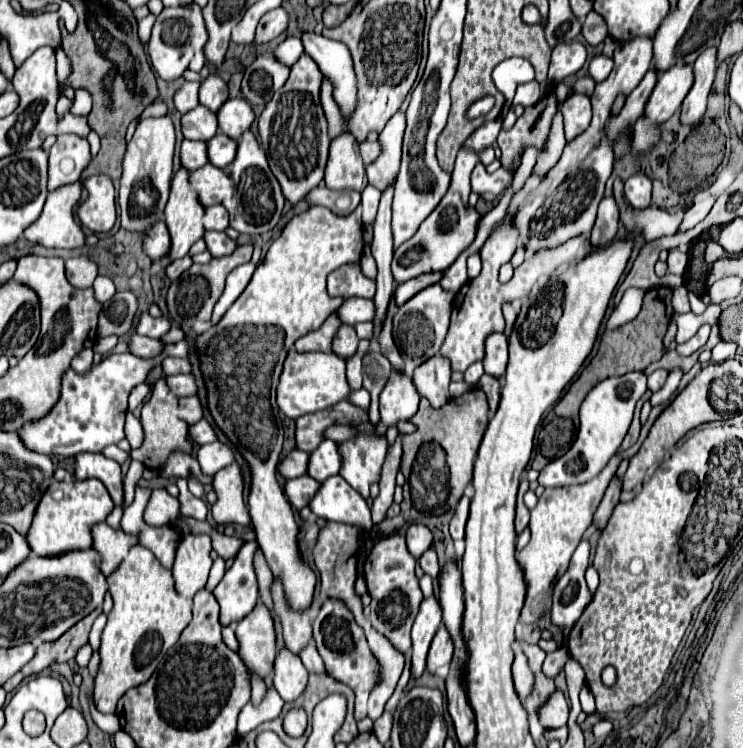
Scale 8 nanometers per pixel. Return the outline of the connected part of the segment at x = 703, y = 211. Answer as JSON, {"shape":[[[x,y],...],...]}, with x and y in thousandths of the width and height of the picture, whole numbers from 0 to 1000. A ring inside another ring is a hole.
{"shape":[[[958,261],[950,263],[950,266],[945,266],[945,269],[937,269],[934,277],[929,277],[929,279],[923,282],[923,287],[921,287],[921,293],[918,293],[915,303],[913,303],[913,311],[926,309],[926,306],[931,306],[937,298],[942,298],[942,295],[953,287],[958,271],[961,271],[961,263],[958,263]]]}

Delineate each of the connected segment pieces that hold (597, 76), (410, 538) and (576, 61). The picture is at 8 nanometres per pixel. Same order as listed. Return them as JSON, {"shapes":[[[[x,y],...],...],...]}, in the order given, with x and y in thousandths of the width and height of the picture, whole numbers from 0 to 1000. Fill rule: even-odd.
{"shapes":[[[[813,74],[799,76],[797,84],[794,84],[794,100],[797,100],[797,106],[799,106],[802,111],[813,108],[813,106],[821,100],[821,92],[824,92],[824,79],[818,79],[818,76],[813,76]]],[[[552,702],[549,713],[546,713],[546,726],[549,726],[552,739],[557,745],[565,745],[568,739],[573,739],[584,729],[584,715],[571,702]]],[[[778,56],[751,57],[743,68],[743,82],[740,82],[740,100],[738,106],[743,111],[751,111],[756,103],[764,98],[775,98],[790,80],[787,61]]]]}

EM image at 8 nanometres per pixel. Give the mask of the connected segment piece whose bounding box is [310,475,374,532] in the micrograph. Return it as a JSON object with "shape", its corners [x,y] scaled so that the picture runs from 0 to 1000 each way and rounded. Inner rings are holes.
{"shape":[[[458,635],[444,638],[433,646],[431,656],[417,670],[417,680],[423,689],[428,689],[433,694],[482,702],[493,711],[503,703],[493,670]]]}

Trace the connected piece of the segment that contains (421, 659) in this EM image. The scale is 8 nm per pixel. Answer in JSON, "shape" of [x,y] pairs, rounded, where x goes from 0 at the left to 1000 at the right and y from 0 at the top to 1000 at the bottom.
{"shape":[[[587,795],[573,798],[565,809],[565,817],[560,822],[557,838],[555,838],[555,900],[557,905],[568,902],[573,892],[573,873],[579,865],[579,857],[587,846],[587,841],[595,833],[595,809],[587,801]]]}

